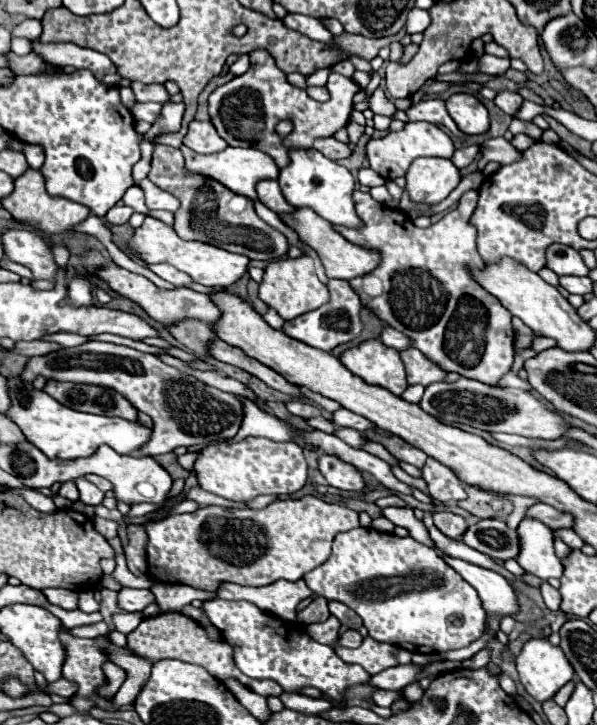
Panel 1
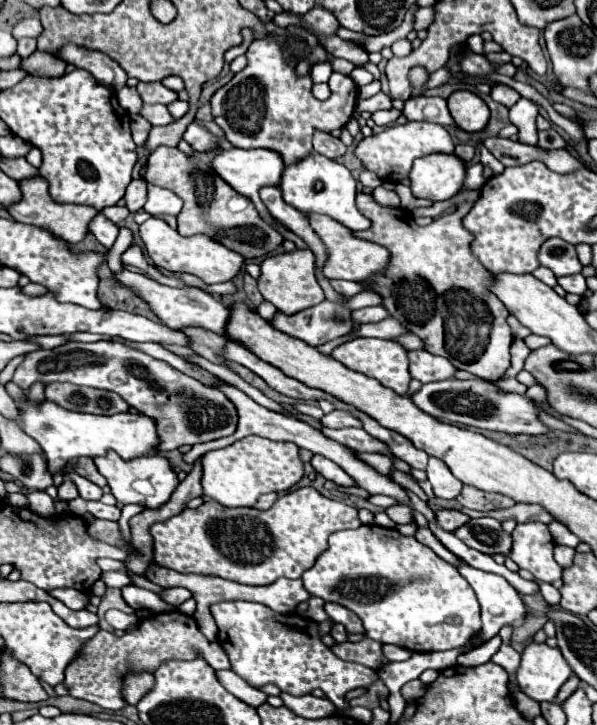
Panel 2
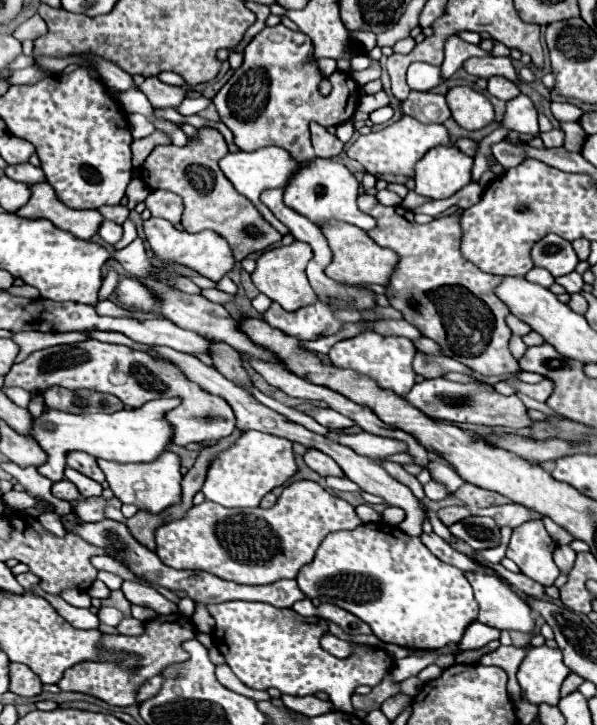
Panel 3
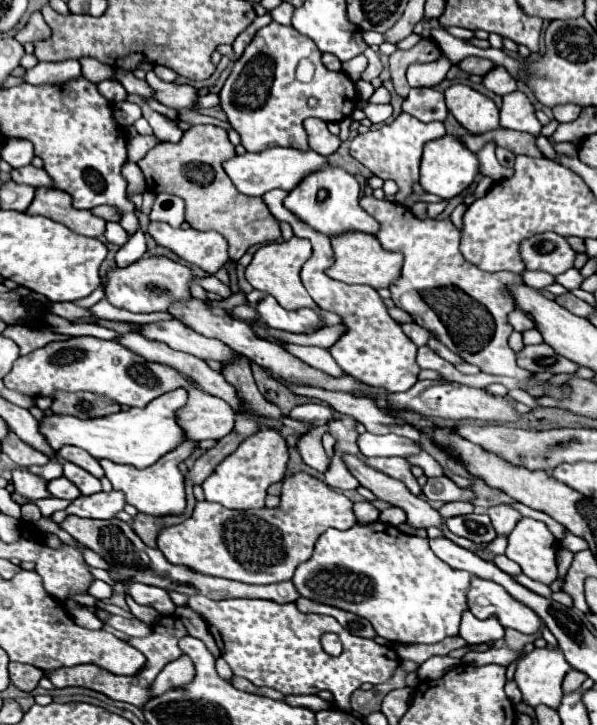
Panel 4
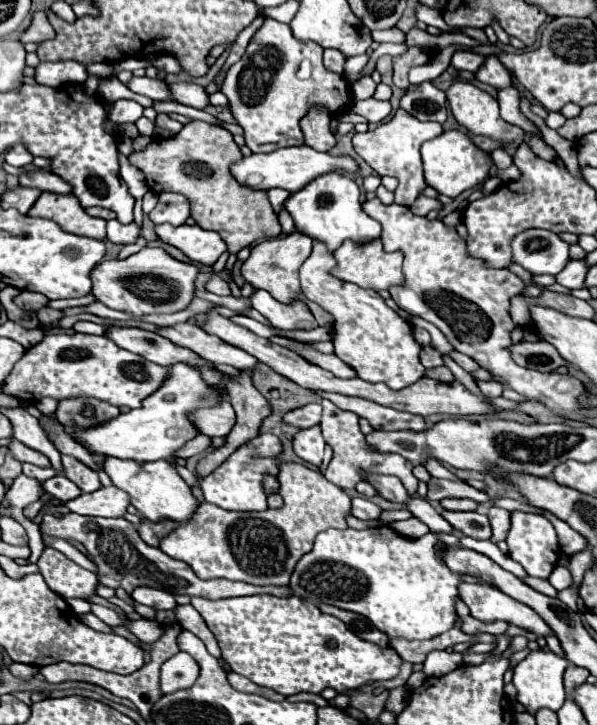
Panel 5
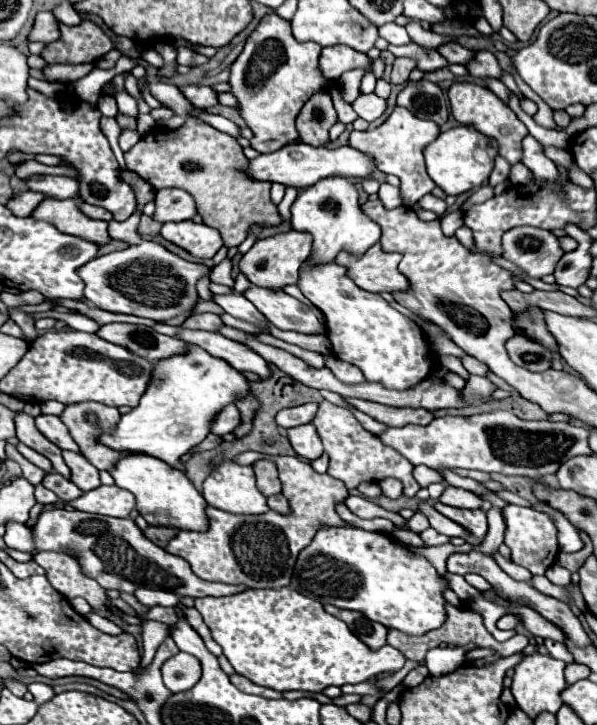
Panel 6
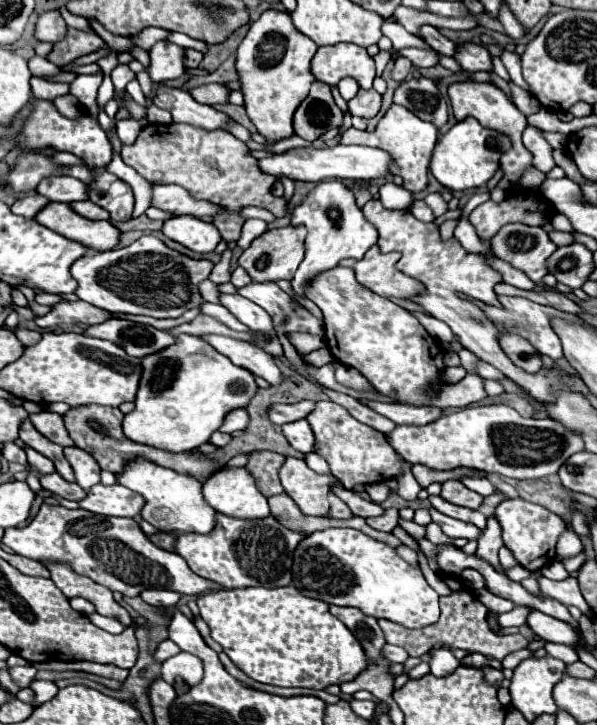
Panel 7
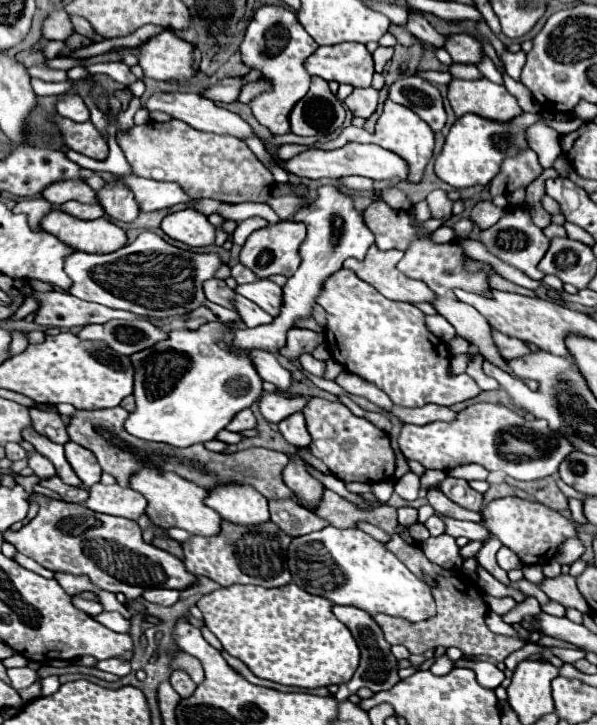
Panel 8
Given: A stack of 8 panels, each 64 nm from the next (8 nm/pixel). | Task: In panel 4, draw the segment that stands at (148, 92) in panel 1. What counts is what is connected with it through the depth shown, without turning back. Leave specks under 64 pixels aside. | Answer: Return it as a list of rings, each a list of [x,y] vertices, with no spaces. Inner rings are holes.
[[[152,70],[146,72],[146,82],[154,88],[156,100],[168,108],[182,110],[182,108],[196,108],[198,90],[190,84],[168,84],[162,82]]]

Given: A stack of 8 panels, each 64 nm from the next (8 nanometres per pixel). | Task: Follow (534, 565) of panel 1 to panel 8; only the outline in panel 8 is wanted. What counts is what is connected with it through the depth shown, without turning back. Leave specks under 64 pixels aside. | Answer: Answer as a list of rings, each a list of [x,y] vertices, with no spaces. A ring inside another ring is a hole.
[[[506,496],[488,502],[488,506],[482,510],[482,526],[488,528],[488,532],[496,536],[506,548],[514,550],[514,554],[524,564],[546,564],[554,558],[564,540],[578,536],[576,524],[572,520],[540,502],[524,500],[518,496]]]

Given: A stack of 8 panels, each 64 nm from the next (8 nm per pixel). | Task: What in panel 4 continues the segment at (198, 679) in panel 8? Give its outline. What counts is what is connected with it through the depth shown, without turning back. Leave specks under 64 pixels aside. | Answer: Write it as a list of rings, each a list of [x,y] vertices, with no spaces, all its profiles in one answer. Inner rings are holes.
[[[182,654],[178,660],[172,660],[164,666],[164,670],[158,674],[158,678],[152,686],[152,692],[154,692],[154,696],[162,696],[168,690],[190,684],[194,680],[194,676],[196,676],[196,668],[194,668],[192,660],[186,654]]]

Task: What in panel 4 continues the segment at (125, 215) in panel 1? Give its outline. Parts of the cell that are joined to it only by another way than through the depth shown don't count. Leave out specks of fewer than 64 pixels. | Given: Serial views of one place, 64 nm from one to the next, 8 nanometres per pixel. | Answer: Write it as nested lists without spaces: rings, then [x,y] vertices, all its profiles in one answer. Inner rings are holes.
[[[96,206],[90,210],[94,216],[100,216],[104,220],[112,220],[112,222],[118,222],[120,220],[120,214],[116,212],[116,208],[110,208],[110,206]]]

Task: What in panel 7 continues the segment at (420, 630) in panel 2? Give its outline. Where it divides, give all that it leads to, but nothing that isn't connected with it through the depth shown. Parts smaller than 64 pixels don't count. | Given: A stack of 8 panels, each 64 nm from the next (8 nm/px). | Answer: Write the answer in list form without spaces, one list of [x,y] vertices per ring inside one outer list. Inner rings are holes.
[[[430,522],[430,524],[428,524],[428,532],[426,532],[426,538],[428,538],[430,542],[434,542],[434,544],[442,544],[442,542],[452,542],[450,538],[446,538],[446,536],[444,536],[444,532],[440,530],[440,526],[438,526],[436,522]],[[328,528],[322,532],[314,532],[310,536],[304,536],[294,550],[292,584],[300,588],[300,592],[304,592],[306,596],[326,600],[328,604],[336,604],[336,606],[356,606],[368,616],[386,618],[386,620],[404,624],[406,628],[422,628],[422,626],[434,624],[440,616],[438,594],[428,586],[420,568],[418,566],[412,568],[408,562],[396,556],[394,548],[354,528]]]

